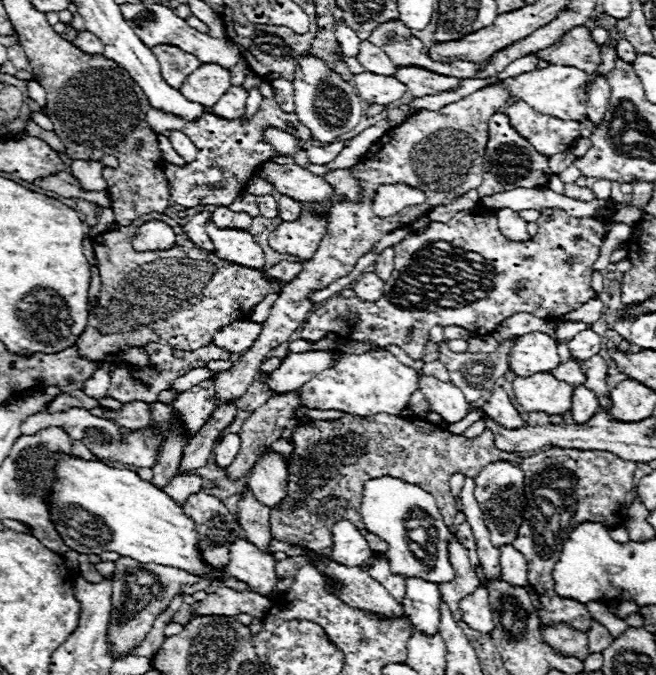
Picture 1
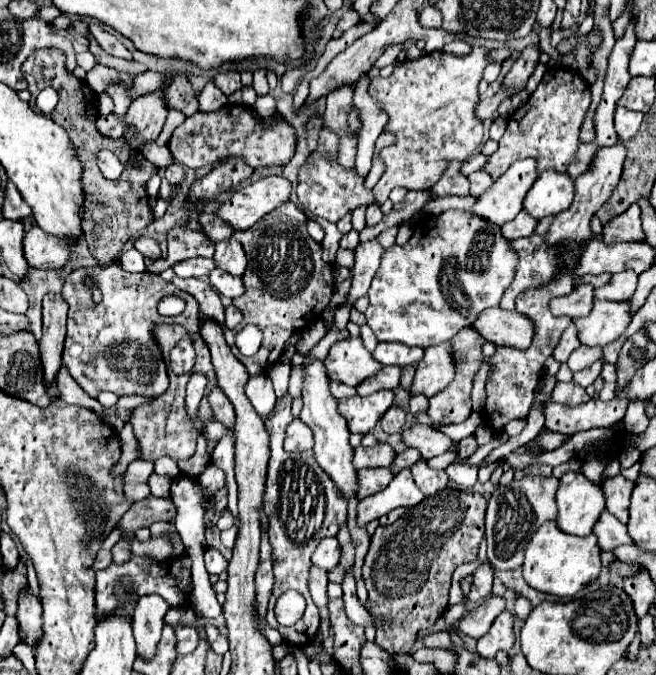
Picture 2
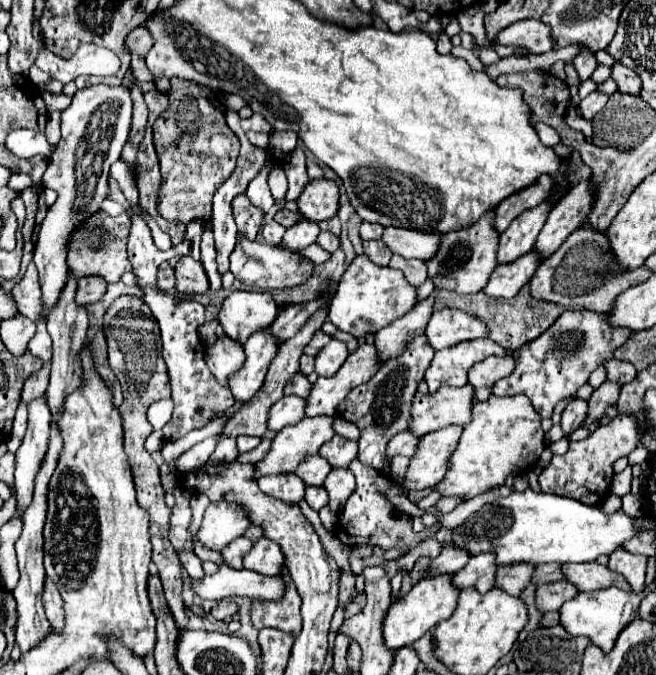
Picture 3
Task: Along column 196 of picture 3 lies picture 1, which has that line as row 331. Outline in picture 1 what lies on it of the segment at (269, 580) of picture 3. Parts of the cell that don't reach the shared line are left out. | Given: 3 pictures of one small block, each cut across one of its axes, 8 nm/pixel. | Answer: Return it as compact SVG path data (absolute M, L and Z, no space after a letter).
M582 330L578 332L570 342L570 354L576 358L590 358L602 350L602 336L594 330Z

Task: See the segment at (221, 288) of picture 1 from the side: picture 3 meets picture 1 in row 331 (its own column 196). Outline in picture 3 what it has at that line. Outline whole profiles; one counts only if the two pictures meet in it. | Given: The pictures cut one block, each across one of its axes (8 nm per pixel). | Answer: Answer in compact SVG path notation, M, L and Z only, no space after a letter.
M180 78L170 80L170 90L168 90L170 106L154 122L154 146L156 146L158 160L160 160L160 170L164 176L158 212L170 222L178 220L184 224L190 224L192 220L202 220L202 222L212 220L212 198L214 198L218 186L222 186L222 182L234 172L234 162L236 162L238 150L240 150L240 142L238 142L236 134L226 126L224 112L218 110L208 100L206 92L200 92L200 96L196 96L196 86L198 84L180 80Z

